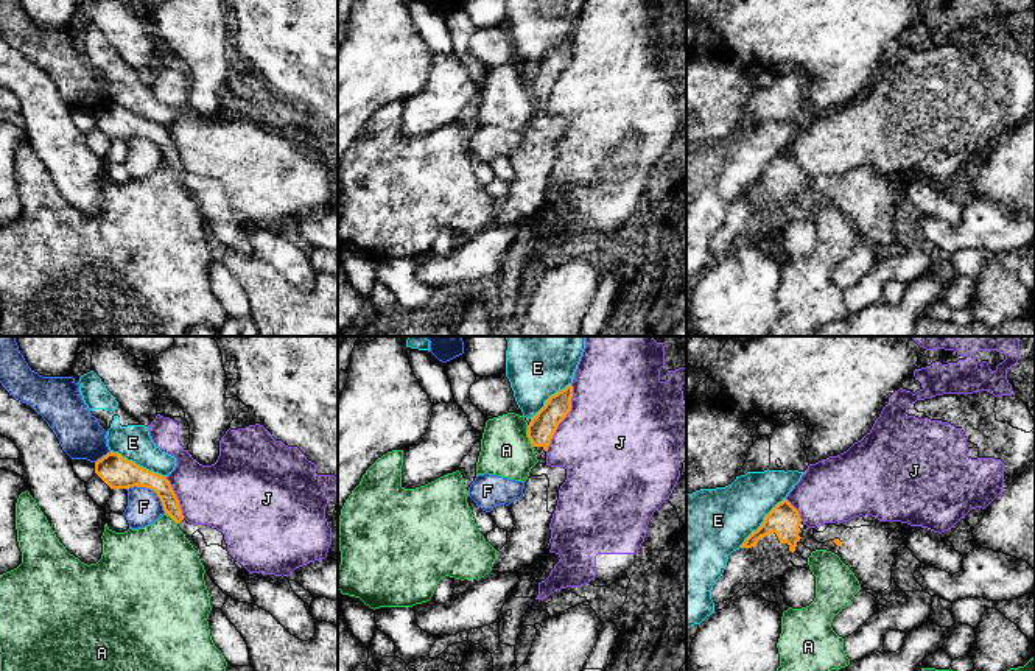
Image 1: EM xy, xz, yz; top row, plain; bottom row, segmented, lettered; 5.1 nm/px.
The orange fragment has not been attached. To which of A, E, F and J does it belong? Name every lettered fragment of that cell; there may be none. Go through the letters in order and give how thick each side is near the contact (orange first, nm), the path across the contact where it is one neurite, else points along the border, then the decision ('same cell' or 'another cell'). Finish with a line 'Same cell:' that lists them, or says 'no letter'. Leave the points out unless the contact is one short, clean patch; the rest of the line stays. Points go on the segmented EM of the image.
A: 140 nm thick on the orange side, 260 nm on the other; border along xz (526, 425), (526, 435), (533, 447); another cell
E: 170 nm thick on the orange side, 180 nm on the other; another cell
F: 170 nm thick on the orange side, 180 nm on the other; another cell
J: 140 nm thick on the orange side, 500 nm on the other; another cell
Same cell: no letter

